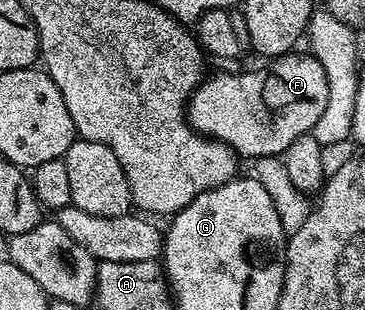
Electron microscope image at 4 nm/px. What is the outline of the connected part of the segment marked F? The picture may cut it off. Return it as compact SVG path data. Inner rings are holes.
M290 52L256 72L222 72L205 77L187 105L191 127L228 145L239 157L279 157L296 138L313 131L328 104L324 68L312 54L305 55Z

